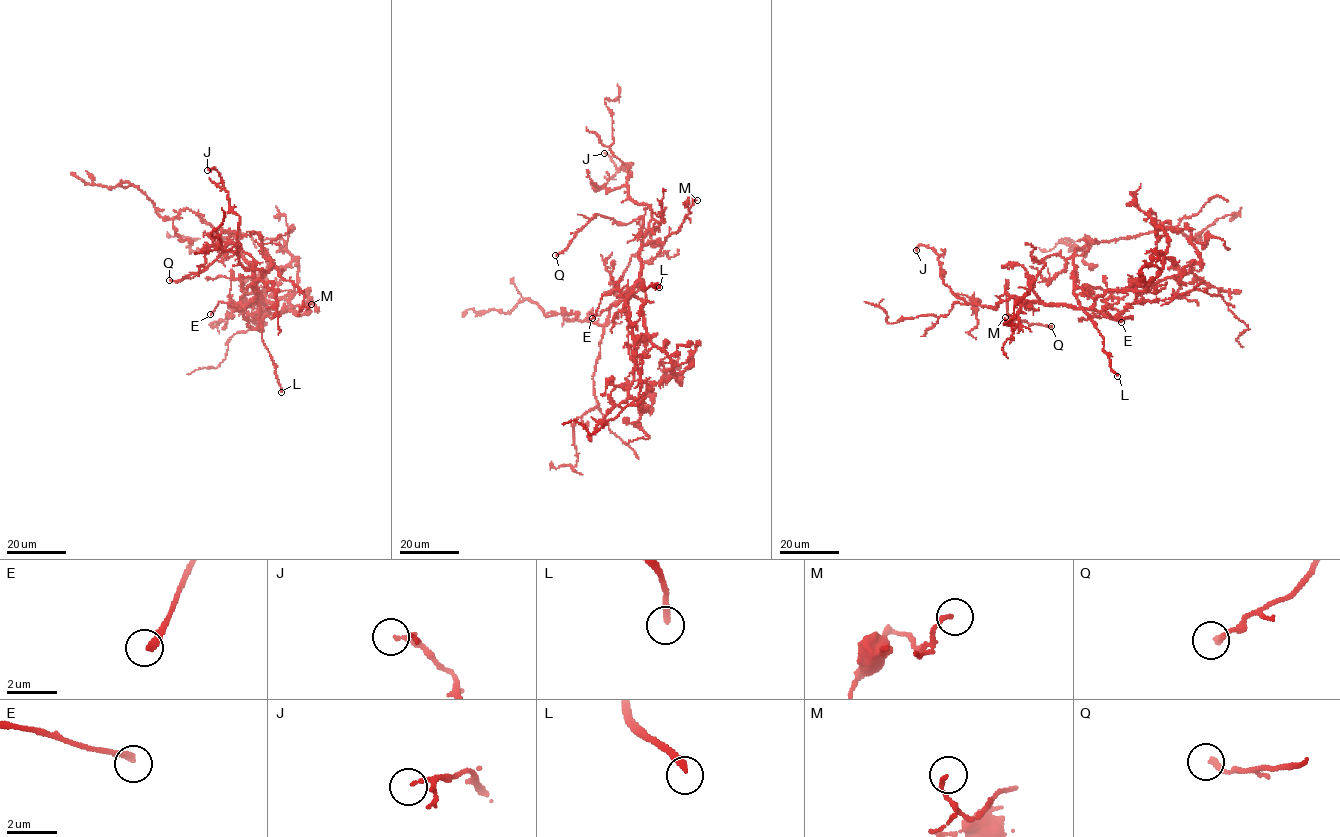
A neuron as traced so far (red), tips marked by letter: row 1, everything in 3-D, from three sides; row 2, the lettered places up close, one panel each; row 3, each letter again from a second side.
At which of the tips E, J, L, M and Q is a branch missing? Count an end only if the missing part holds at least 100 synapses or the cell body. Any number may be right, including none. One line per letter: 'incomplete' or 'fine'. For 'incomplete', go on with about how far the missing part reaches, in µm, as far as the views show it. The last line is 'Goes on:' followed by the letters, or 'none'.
E: fine
J: fine
L: incomplete | 100 µm
M: fine
Q: fine
Goes on: L

